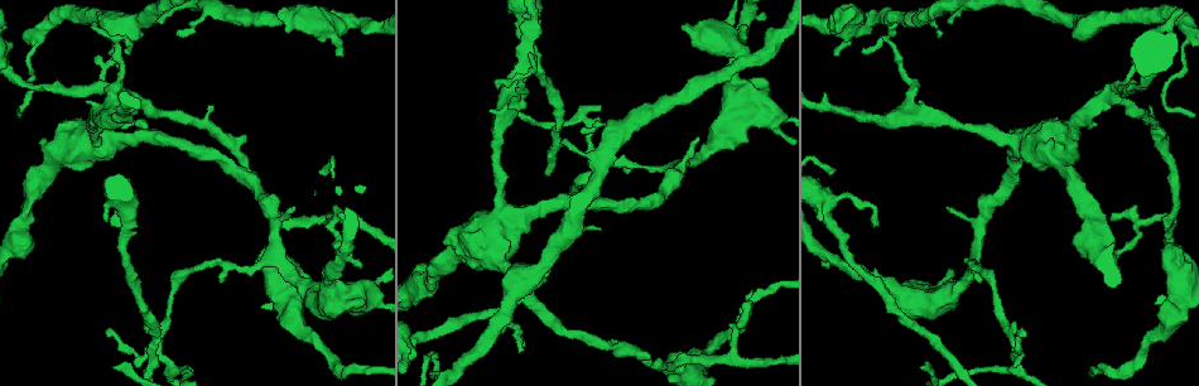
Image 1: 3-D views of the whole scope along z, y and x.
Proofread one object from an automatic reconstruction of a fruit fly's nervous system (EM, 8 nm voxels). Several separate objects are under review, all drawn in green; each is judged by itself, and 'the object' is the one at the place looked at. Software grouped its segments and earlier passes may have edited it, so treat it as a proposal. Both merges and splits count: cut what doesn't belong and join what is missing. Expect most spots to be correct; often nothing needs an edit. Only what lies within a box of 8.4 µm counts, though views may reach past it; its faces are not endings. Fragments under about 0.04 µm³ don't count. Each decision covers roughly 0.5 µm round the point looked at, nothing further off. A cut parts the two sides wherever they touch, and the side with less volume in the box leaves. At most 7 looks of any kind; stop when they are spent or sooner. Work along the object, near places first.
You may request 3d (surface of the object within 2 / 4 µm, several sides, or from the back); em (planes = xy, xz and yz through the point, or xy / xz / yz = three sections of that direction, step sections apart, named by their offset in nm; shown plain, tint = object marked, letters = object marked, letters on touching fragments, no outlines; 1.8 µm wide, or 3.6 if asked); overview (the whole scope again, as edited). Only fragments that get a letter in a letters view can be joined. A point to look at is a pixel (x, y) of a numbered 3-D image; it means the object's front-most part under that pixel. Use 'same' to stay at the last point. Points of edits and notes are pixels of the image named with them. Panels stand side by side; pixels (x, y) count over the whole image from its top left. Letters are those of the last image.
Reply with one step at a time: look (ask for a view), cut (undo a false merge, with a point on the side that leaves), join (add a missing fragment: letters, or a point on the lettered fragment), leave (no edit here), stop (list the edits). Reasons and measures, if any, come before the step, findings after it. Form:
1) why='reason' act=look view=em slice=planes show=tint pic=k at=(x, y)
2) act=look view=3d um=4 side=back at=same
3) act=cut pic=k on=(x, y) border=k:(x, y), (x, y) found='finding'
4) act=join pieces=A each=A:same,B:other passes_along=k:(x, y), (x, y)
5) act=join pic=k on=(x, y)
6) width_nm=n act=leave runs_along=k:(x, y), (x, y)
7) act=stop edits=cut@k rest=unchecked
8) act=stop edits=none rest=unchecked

why='tapers out' act=look view=3d um=4 side=back pic=1 at=(517, 351)

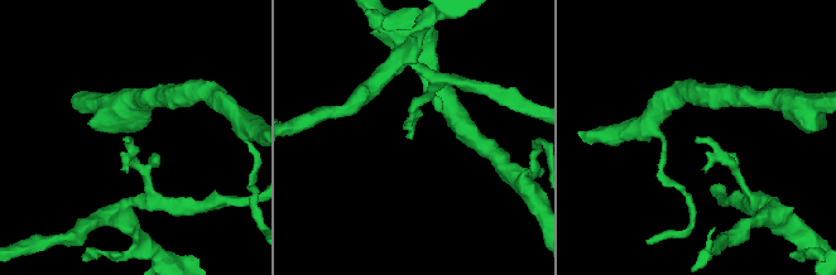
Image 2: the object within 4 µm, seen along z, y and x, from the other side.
act=look view=em slice=planes show=tint pic=2 at=(409, 136)

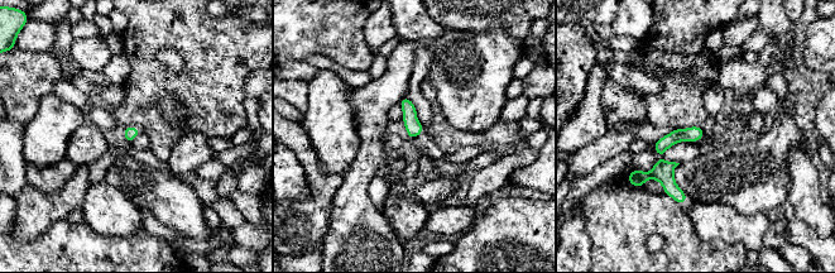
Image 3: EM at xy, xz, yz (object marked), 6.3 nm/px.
why='see the neighbours' act=look view=em slice=planes show=letters at=same

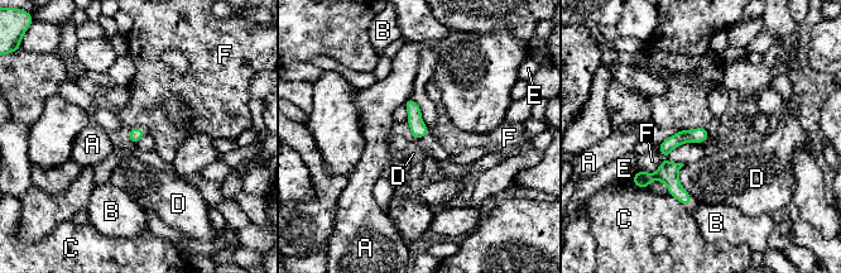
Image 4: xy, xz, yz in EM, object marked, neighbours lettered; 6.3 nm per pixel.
width_nm=90 act=leave each=A:other,B:other,C:other,D:other,E:other,F:other runs_along=4:(705, 135), (682, 135), (662, 148) found='no lettered fragment goes on from it'

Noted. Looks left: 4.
why='stops while still wide' act=look view=3d um=4 pic=1 at=(1170, 245)

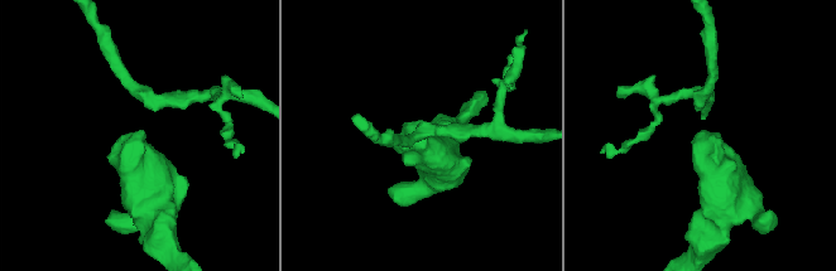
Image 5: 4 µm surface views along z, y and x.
why='shape alone is not enough' act=look view=em slice=planes show=letters pic=5 at=(701, 133)

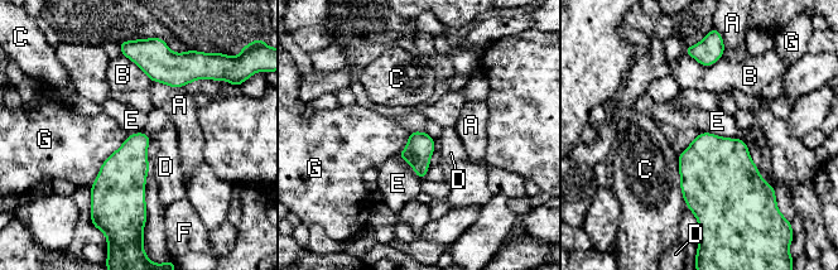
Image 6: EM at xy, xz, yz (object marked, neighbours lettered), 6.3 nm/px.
longest_contact=G:400nm act=leave each=A:other,B:other,C:other,D:other,E:other,F:other,G:other border=6:(699, 133), (741, 138), (747, 144) found='no lettered fragment goes on from it'

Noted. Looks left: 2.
why='branch point' act=look view=em slice=yz step=4 show=letters pic=1 at=(743, 59)

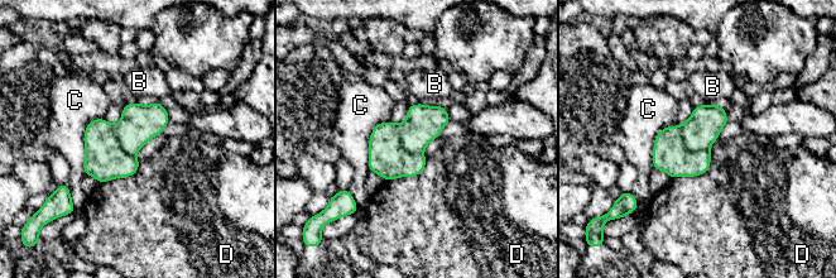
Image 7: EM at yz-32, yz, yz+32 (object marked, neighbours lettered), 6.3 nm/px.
width_nm=300 act=cut pic=7 on=(669, 154) each=B:other,C:other,D:other border=7:(678, 126), (690, 151), (707, 151) found='two neurons meet here'

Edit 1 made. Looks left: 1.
act=stop edits=cut@7 rest=unchecked

